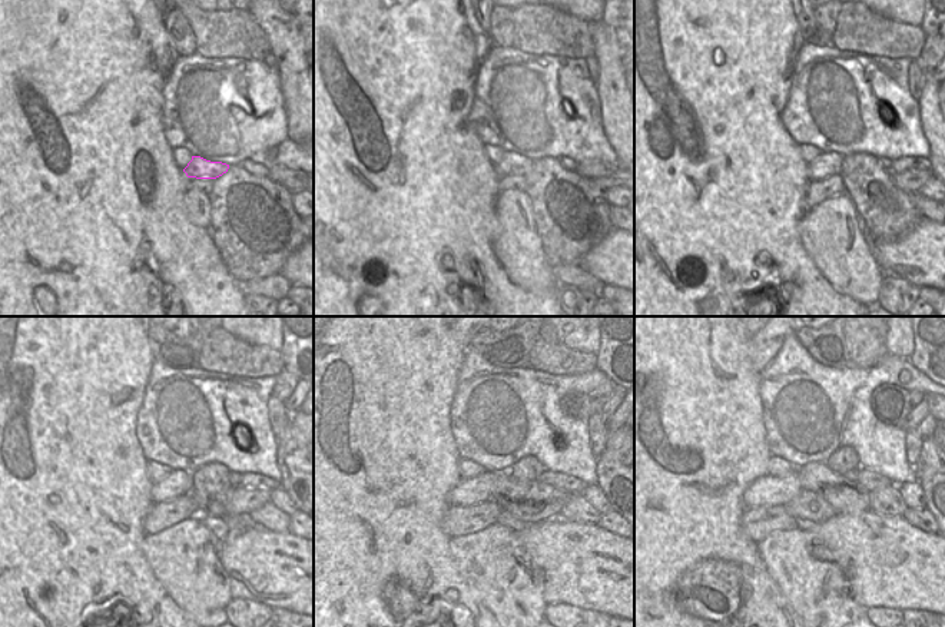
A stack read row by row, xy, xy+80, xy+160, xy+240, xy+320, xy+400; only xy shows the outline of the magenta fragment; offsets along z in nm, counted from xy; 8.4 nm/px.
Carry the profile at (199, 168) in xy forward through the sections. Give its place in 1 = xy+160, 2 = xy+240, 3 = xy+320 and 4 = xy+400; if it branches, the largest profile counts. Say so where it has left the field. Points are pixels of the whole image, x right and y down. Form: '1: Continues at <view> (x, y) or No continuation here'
1: Continues at xy+160 (828, 163)
2: Continues at xy+240 (179, 483)
3: Continues at xy+320 (473, 491)
4: Continues at xy+400 (769, 490).

